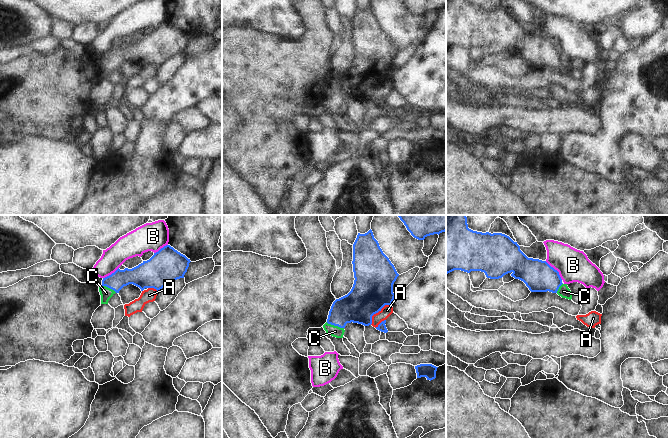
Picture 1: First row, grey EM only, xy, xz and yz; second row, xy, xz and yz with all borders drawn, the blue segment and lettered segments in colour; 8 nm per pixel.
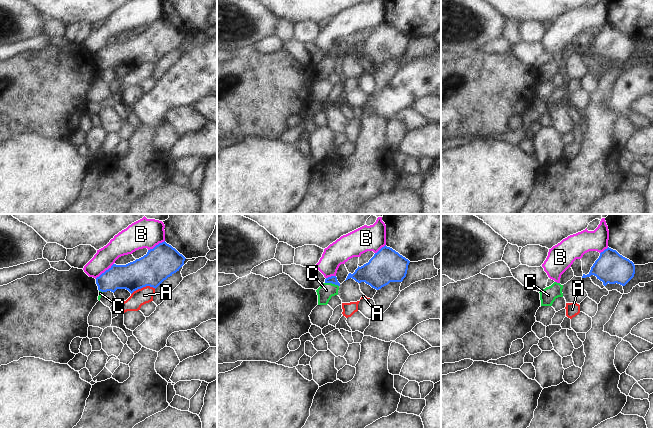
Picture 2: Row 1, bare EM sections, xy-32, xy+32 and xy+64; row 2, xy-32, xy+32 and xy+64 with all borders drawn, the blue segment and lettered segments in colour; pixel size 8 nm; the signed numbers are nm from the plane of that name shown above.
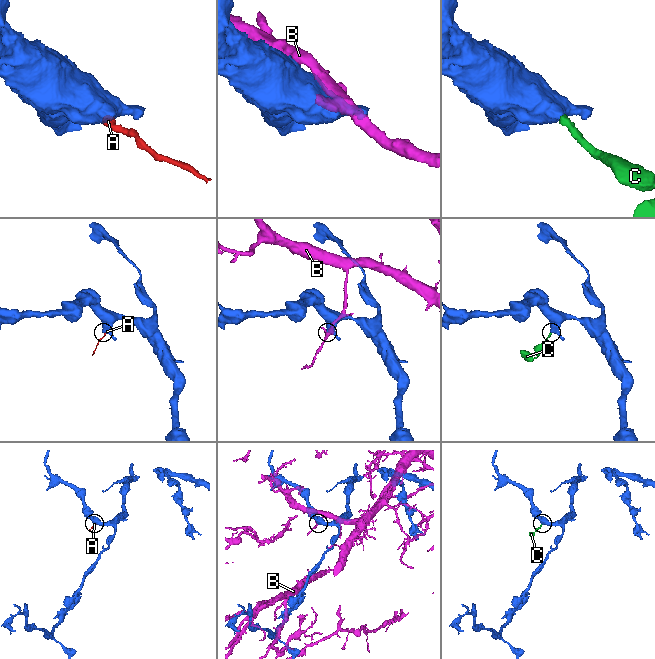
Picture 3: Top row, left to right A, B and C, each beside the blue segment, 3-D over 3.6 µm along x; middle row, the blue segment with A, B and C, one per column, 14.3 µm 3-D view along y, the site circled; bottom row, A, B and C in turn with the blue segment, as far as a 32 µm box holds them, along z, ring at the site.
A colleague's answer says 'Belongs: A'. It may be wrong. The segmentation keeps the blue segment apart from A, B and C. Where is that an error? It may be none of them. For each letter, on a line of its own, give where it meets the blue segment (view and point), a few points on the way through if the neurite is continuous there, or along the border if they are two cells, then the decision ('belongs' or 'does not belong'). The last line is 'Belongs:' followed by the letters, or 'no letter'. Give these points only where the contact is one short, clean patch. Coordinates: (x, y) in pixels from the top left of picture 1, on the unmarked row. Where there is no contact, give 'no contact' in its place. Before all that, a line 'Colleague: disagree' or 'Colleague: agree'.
Colleague: disagree
A: xz (377, 88) | along xz (391, 80), (385, 80), (376, 88), (372, 92), (370, 100) | does not belong
B: yz (554, 45) | does not belong
C: xz (335, 101) | across xz (359, 81), (353, 83), (335, 101), (335, 107) | belongs
Belongs: C

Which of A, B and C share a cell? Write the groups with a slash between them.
A / B / C

